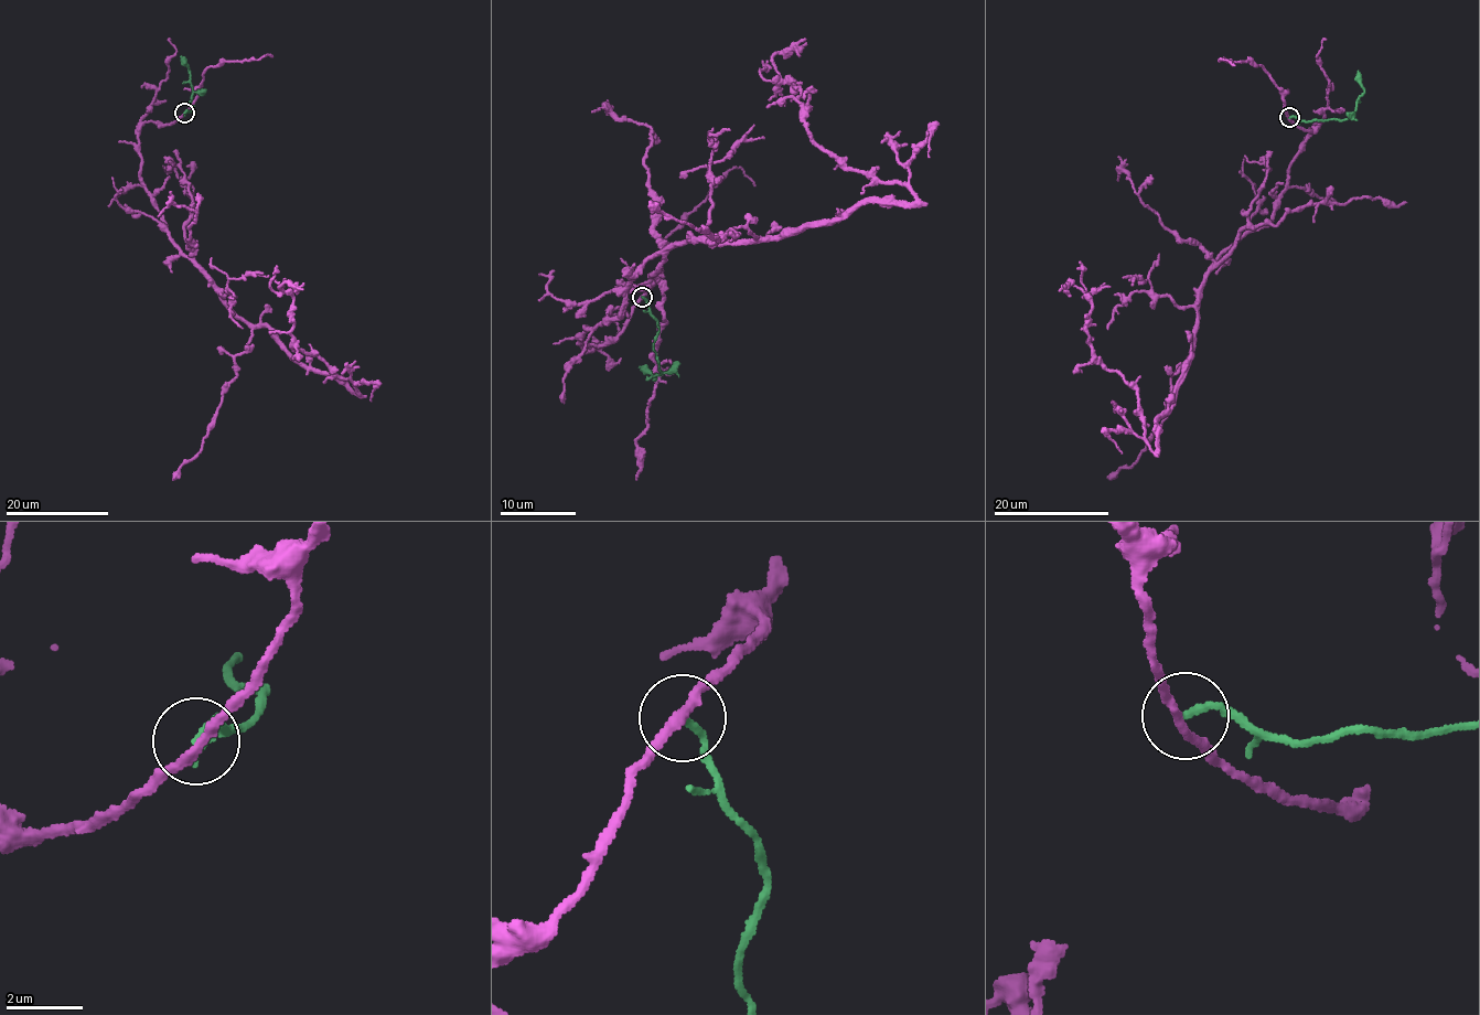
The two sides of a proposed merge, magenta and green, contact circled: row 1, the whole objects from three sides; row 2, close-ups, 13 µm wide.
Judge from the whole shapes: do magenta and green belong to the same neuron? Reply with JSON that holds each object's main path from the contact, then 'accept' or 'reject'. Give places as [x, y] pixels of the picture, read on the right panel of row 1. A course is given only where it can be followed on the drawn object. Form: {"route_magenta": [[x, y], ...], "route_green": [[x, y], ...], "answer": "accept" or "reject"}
{"route_magenta": [[1288, 117], [1319, 126], [1268, 222], [1204, 276], [1154, 451], [1138, 395], [1093, 353], [1089, 298], [1060, 290]], "route_green": [[1290, 117], [1306, 121], [1346, 119], [1354, 111], [1357, 98], [1364, 91], [1358, 70]], "answer": "reject"}

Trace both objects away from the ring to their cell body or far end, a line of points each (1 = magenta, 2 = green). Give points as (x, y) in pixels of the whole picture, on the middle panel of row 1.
1: (643, 296), (617, 335), (581, 341), (673, 244), (914, 201), (814, 140), (772, 61), (806, 40)
2: (643, 297), (657, 326), (654, 341), (661, 374), (655, 373), (653, 380), (639, 366)

